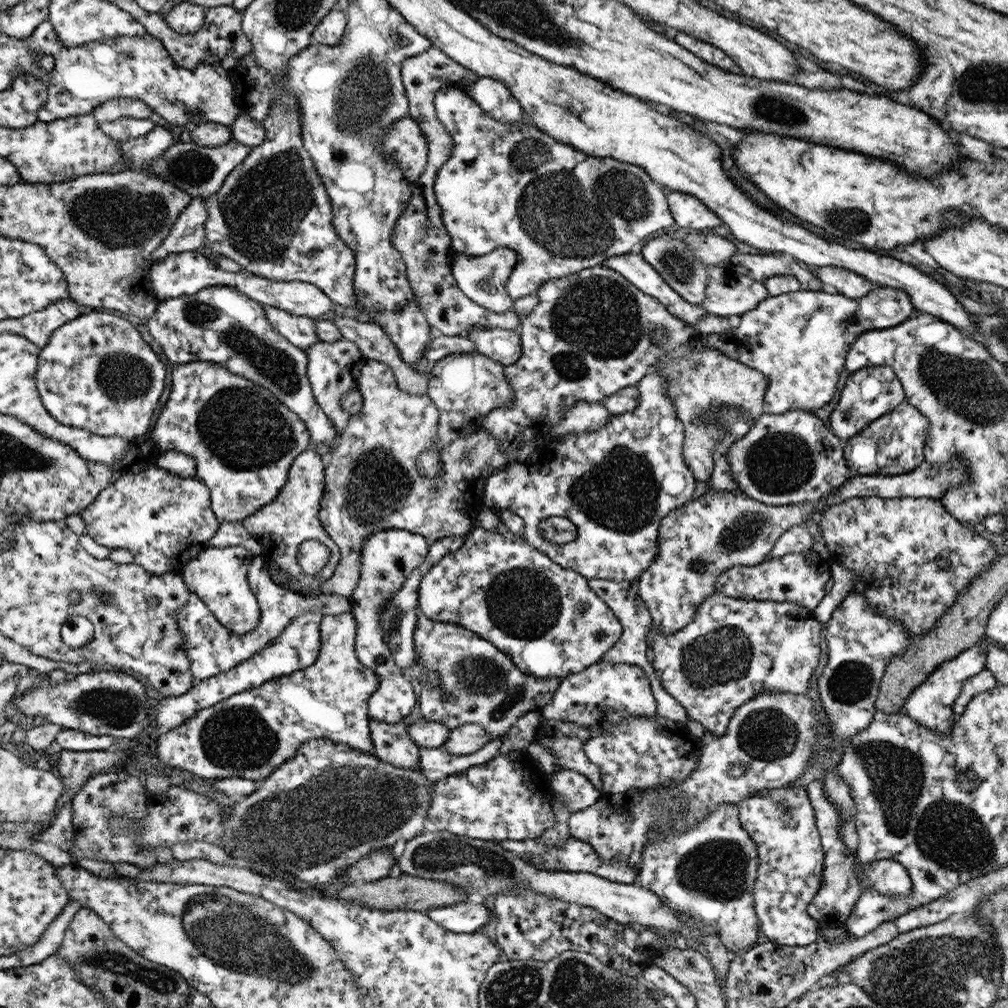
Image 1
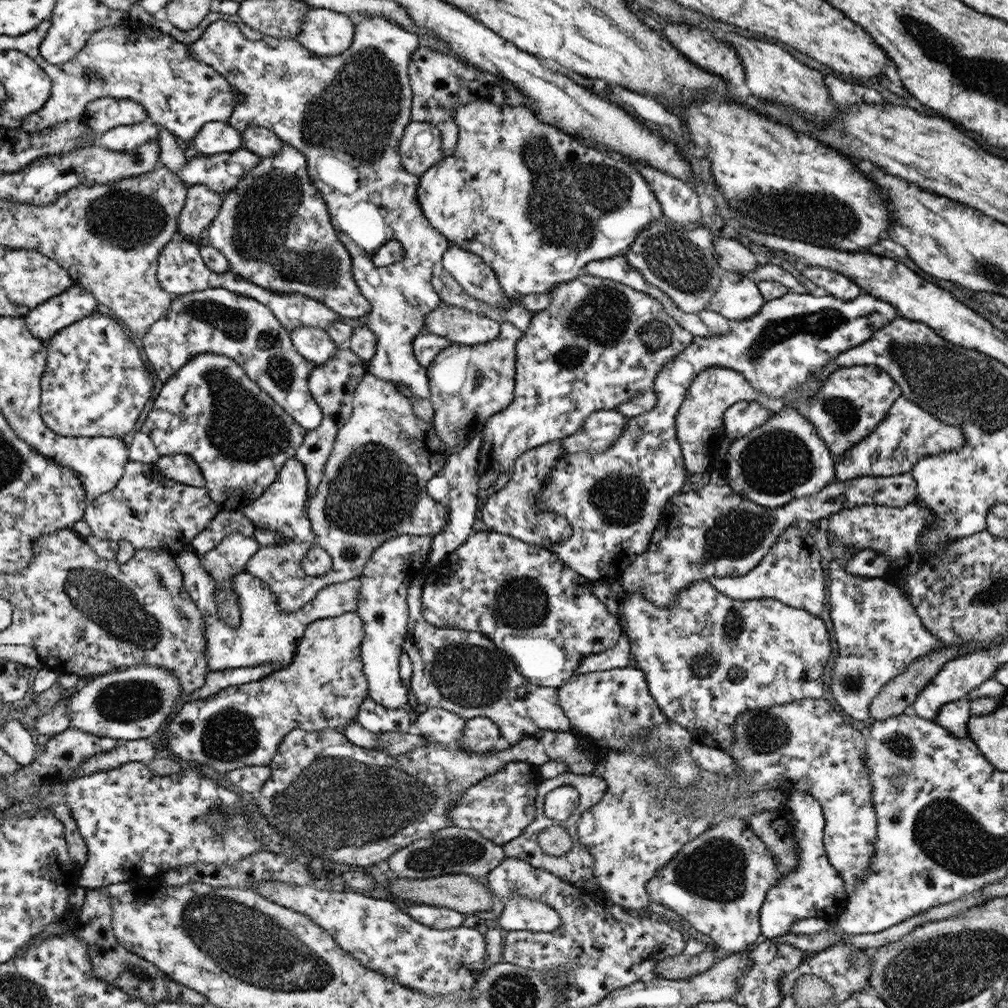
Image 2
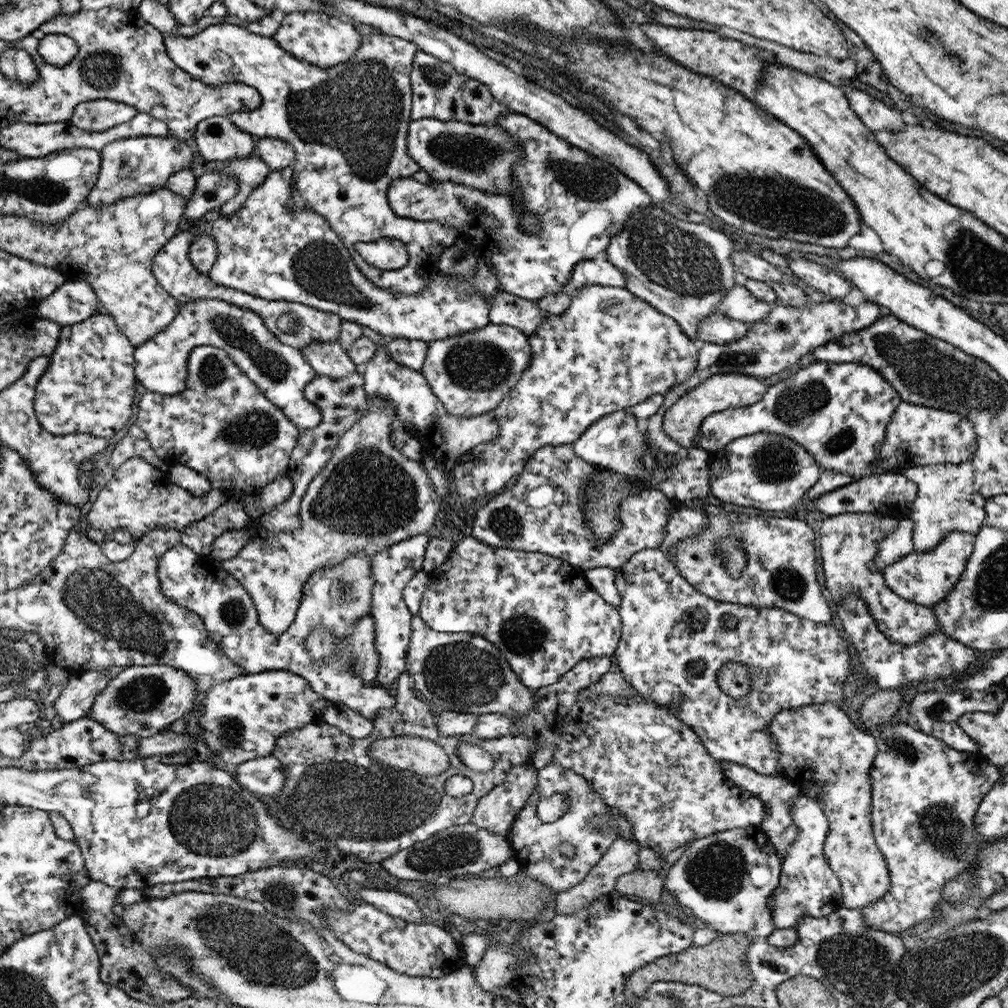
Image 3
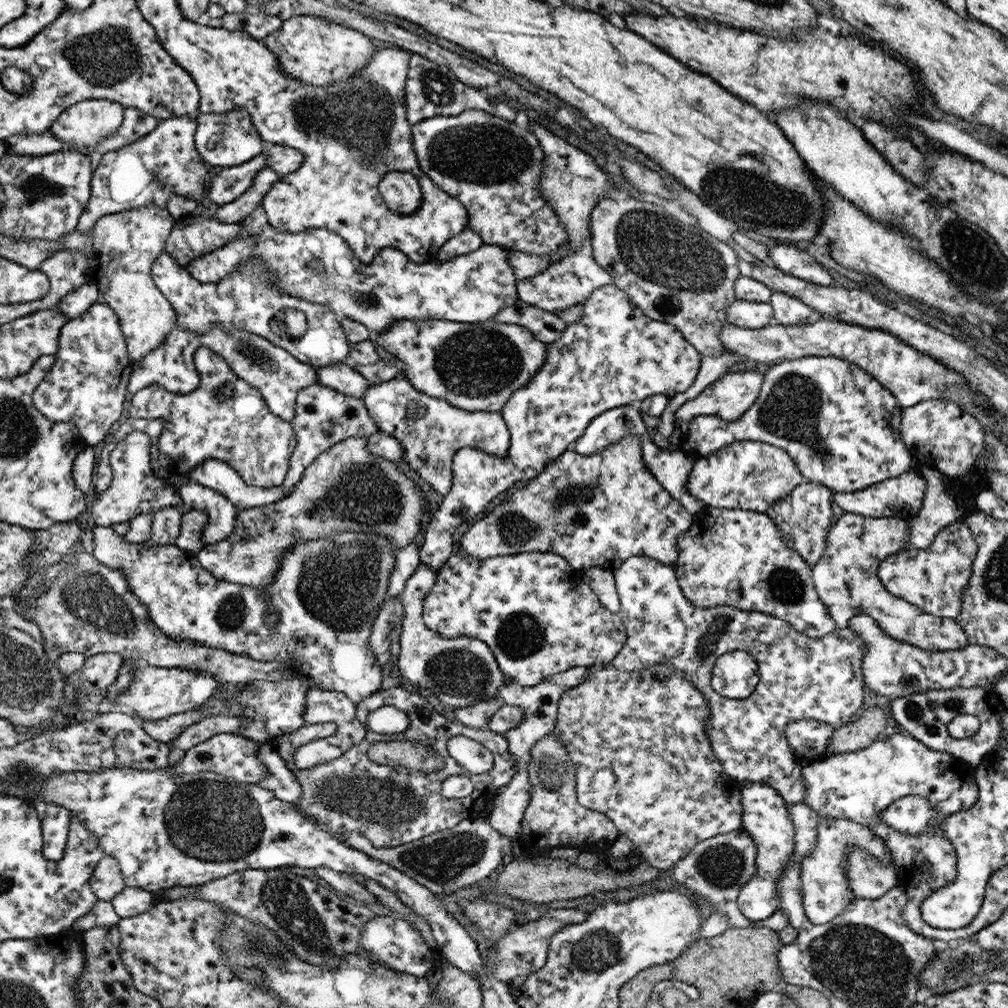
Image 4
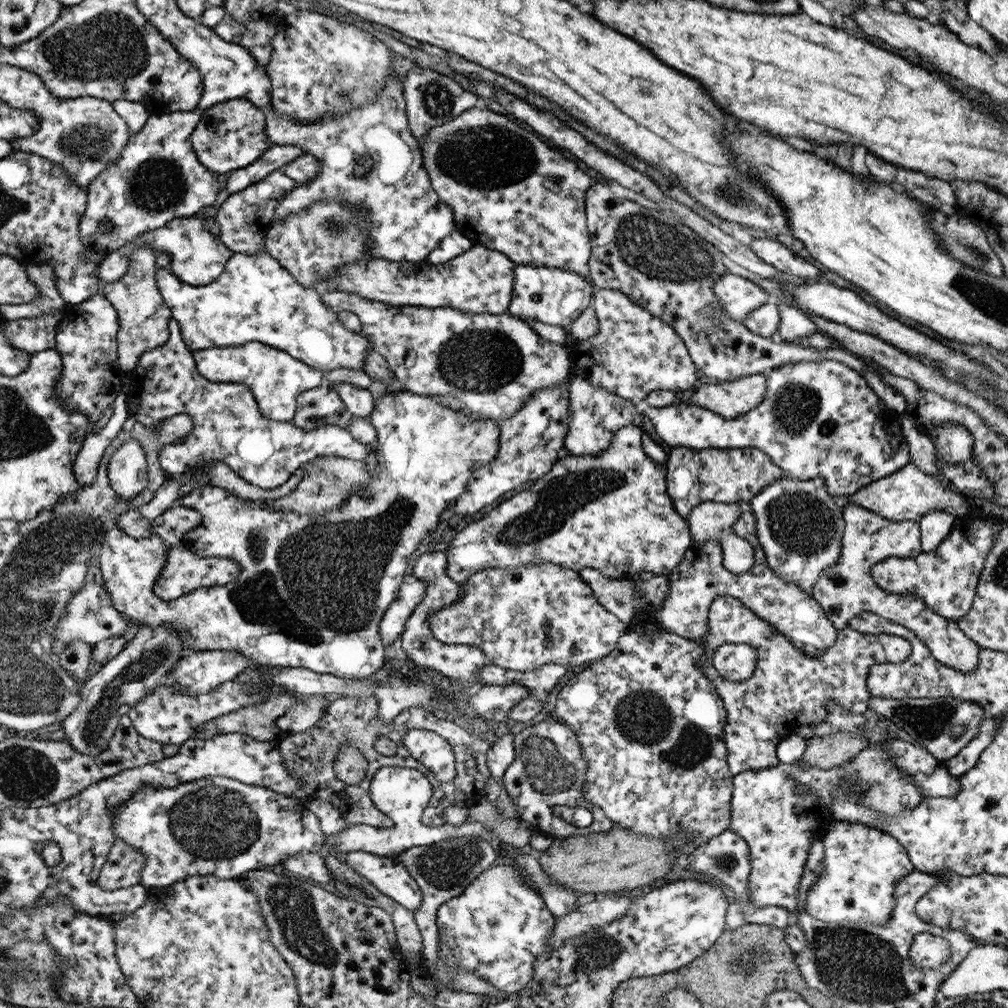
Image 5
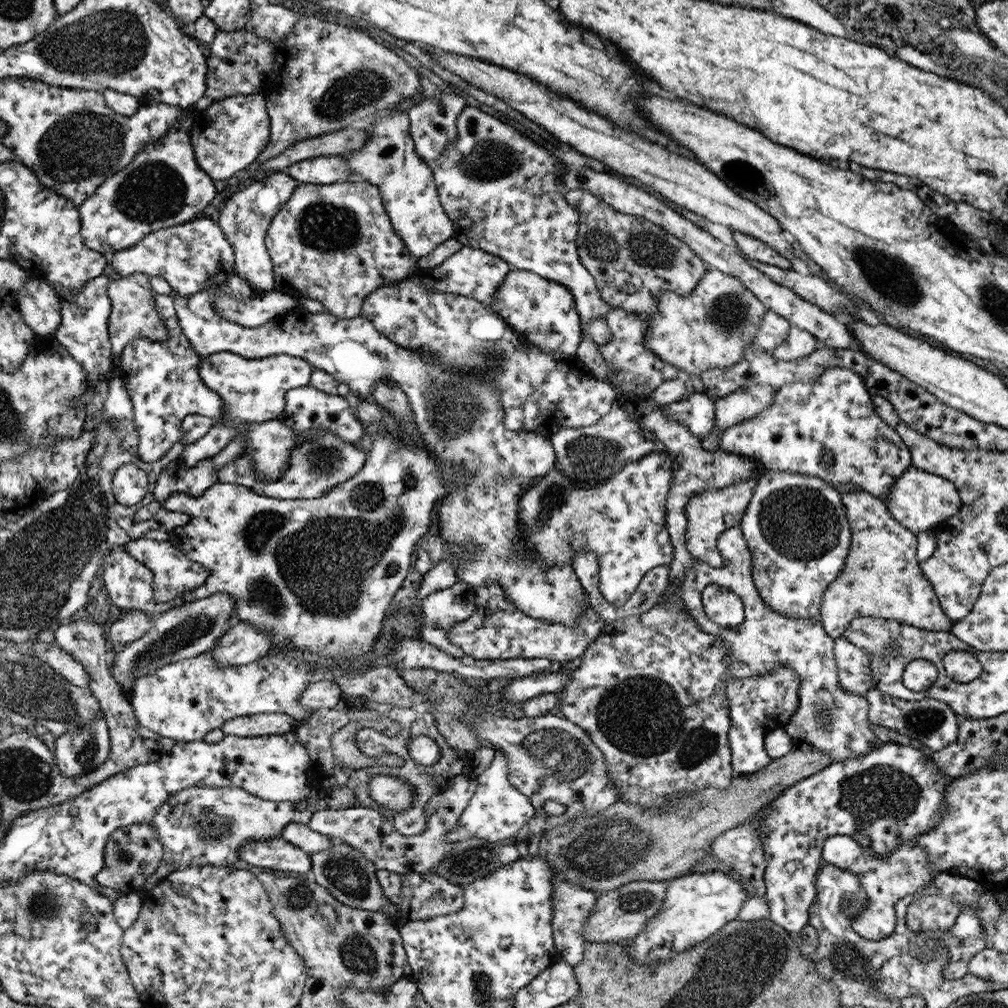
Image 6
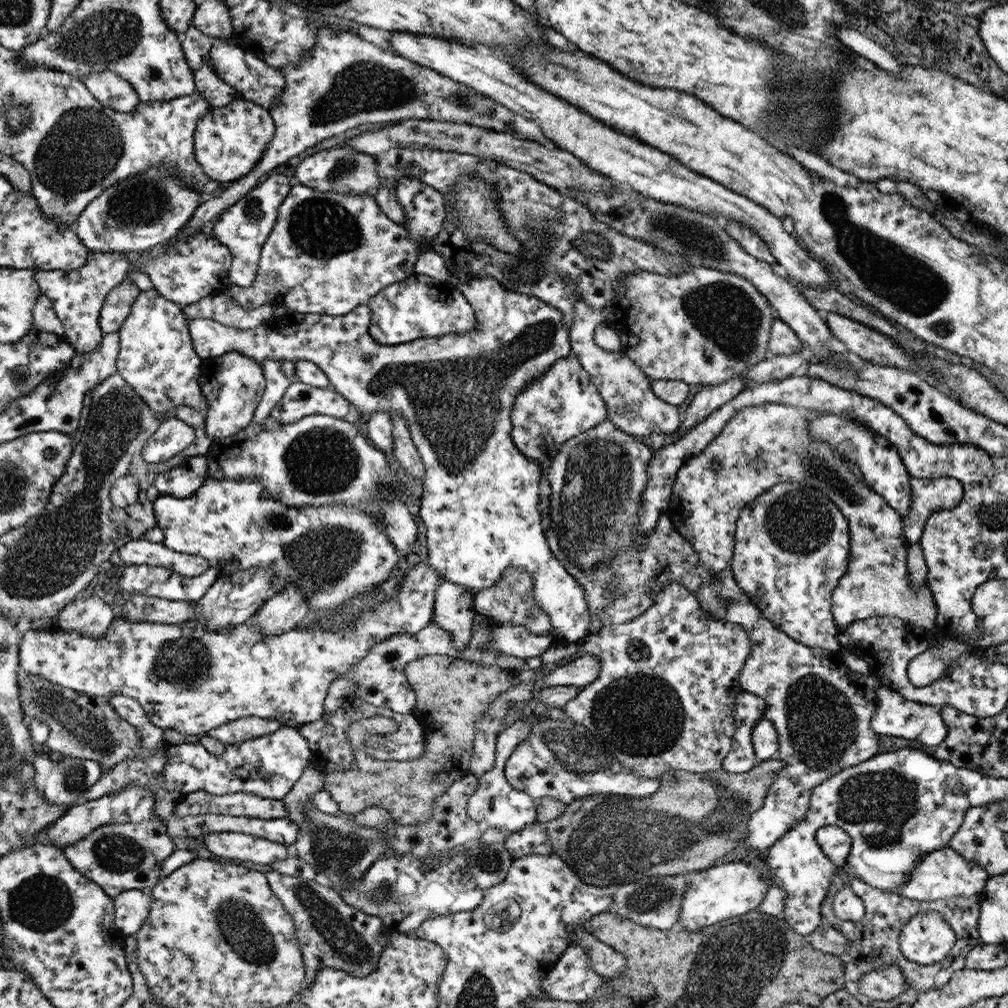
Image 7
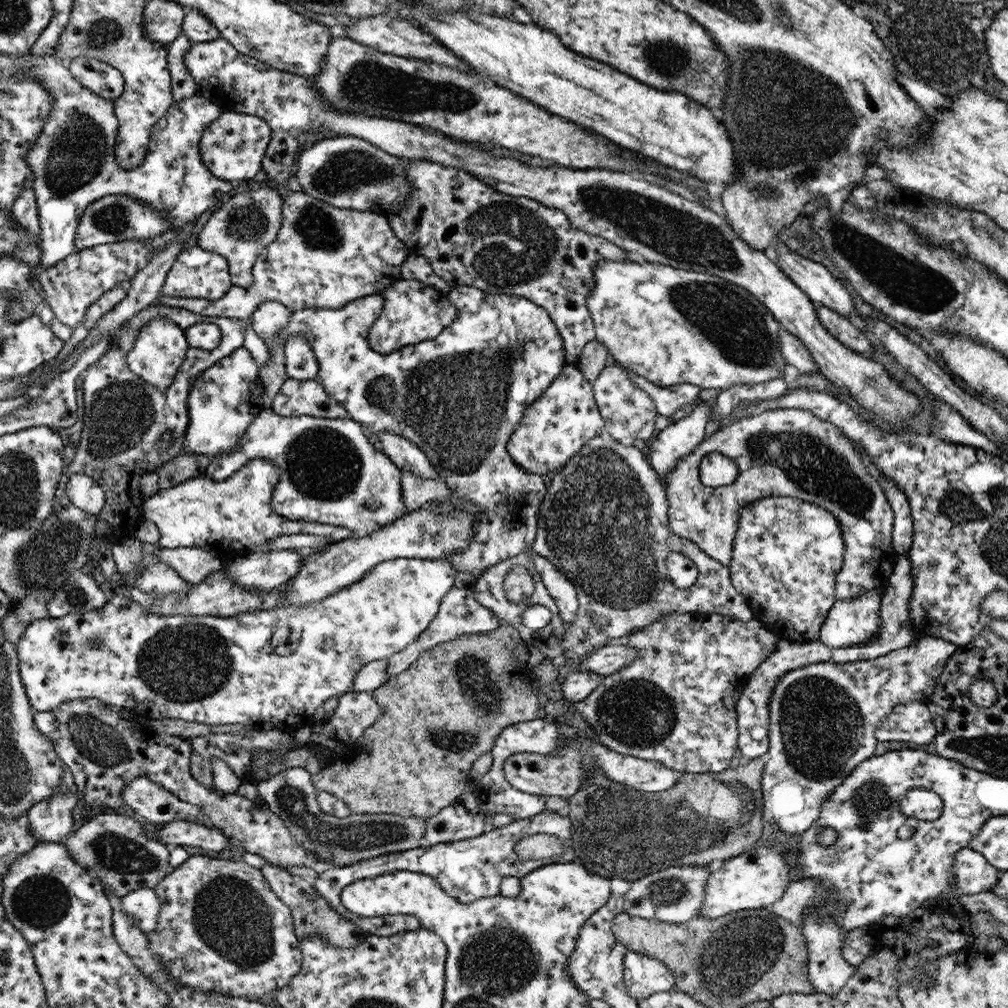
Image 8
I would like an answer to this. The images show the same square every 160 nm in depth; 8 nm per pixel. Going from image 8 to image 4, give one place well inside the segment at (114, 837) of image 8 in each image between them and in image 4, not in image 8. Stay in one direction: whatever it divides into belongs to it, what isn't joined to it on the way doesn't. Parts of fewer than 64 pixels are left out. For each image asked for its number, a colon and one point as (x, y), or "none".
4: (107, 881)
5: (121, 870)
6: (131, 853)
7: (119, 857)

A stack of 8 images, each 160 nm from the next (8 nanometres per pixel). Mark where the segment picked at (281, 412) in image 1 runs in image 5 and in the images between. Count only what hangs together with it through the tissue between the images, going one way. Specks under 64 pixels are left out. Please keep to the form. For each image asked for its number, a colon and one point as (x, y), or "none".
2: (239, 436)
3: (221, 425)
4: (225, 419)
5: (227, 426)

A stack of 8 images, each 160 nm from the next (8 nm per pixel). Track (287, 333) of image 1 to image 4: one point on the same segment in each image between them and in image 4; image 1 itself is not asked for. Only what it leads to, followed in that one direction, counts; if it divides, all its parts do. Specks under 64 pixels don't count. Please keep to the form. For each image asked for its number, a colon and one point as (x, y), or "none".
2: (314, 344)
3: (328, 359)
4: (340, 376)

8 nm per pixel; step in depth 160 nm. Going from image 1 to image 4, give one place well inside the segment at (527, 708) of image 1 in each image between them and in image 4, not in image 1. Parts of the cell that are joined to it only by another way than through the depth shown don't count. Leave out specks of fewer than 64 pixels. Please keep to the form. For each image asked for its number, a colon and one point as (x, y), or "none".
2: (460, 671)
3: (461, 672)
4: (458, 673)

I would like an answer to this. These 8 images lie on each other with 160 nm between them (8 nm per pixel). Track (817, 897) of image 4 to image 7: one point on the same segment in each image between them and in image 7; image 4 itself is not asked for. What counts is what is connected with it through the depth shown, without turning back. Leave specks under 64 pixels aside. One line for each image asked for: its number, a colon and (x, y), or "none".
5: (862, 865)
6: (884, 878)
7: (942, 873)

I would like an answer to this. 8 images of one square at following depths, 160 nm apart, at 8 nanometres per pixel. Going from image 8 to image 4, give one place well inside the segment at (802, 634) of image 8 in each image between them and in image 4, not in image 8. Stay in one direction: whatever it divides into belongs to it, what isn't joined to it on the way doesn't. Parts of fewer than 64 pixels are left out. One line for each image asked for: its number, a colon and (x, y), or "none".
4: (804, 517)
5: (798, 525)
6: (794, 527)
7: (790, 548)

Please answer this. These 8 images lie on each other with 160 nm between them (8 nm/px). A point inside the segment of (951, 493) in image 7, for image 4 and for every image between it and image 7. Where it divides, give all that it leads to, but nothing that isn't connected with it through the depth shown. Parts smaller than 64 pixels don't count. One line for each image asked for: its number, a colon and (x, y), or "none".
4: (901, 497)
5: (907, 495)
6: (918, 501)

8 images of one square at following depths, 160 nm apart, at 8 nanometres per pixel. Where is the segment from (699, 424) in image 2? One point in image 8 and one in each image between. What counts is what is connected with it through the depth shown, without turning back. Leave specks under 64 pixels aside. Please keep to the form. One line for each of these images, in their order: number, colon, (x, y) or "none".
3: (680, 422)
4: (729, 396)
5: (729, 399)
6: (747, 402)
7: (759, 446)
8: (780, 452)

